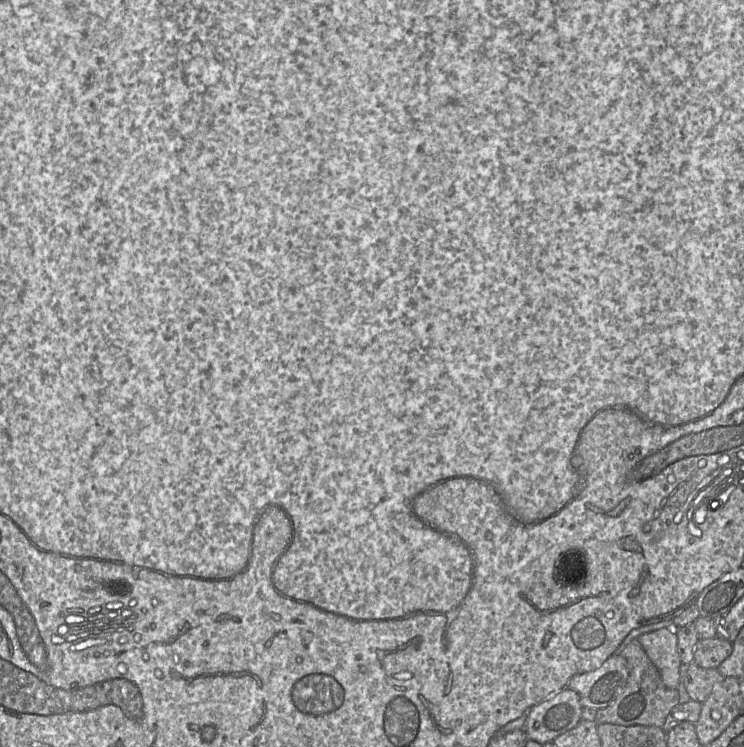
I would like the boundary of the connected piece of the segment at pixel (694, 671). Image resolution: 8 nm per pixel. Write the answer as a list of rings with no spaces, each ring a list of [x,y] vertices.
[[[691,662],[685,674],[684,685],[691,700],[703,703],[710,695],[715,685],[724,676],[716,669],[705,669]]]

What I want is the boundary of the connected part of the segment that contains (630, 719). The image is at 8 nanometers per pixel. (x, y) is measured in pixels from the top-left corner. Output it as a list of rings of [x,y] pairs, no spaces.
[[[637,638],[621,652],[629,667],[629,677],[623,692],[608,707],[597,710],[597,724],[609,723],[621,726],[656,726],[663,728],[667,716],[679,704],[678,689],[666,687],[660,673],[648,658]]]

